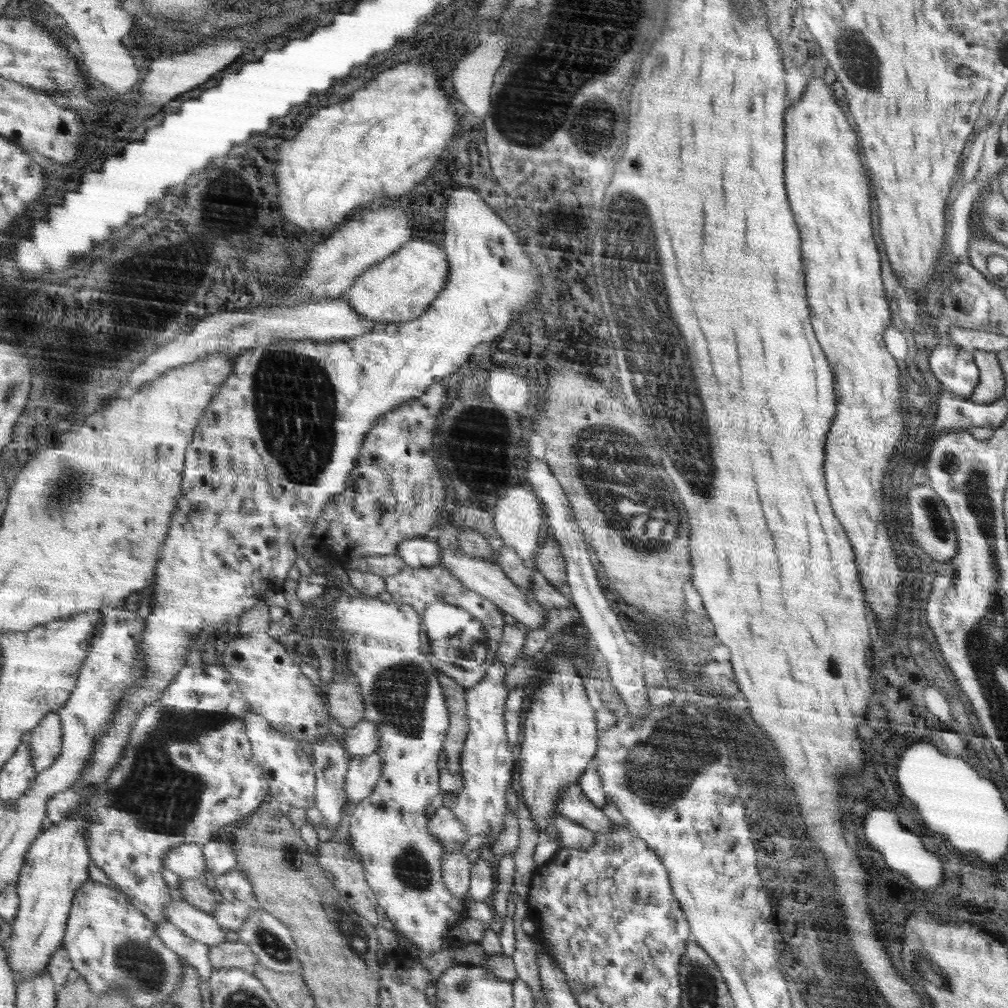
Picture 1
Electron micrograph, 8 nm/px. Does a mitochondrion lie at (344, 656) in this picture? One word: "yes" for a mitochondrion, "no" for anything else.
no

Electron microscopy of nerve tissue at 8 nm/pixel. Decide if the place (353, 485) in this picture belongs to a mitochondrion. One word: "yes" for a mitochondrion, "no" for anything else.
no

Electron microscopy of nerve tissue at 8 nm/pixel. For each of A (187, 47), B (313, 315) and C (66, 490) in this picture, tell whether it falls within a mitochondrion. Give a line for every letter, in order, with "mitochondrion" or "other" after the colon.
A: other
B: other
C: mitochondrion

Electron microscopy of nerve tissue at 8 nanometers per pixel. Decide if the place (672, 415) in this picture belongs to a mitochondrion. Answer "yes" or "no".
yes

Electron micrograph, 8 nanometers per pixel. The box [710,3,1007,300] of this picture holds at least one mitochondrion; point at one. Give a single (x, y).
(860, 63)

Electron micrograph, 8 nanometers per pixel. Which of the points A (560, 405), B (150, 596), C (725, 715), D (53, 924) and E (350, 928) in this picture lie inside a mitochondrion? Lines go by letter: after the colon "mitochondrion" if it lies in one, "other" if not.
A: other
B: other
C: mitochondrion
D: other
E: mitochondrion

